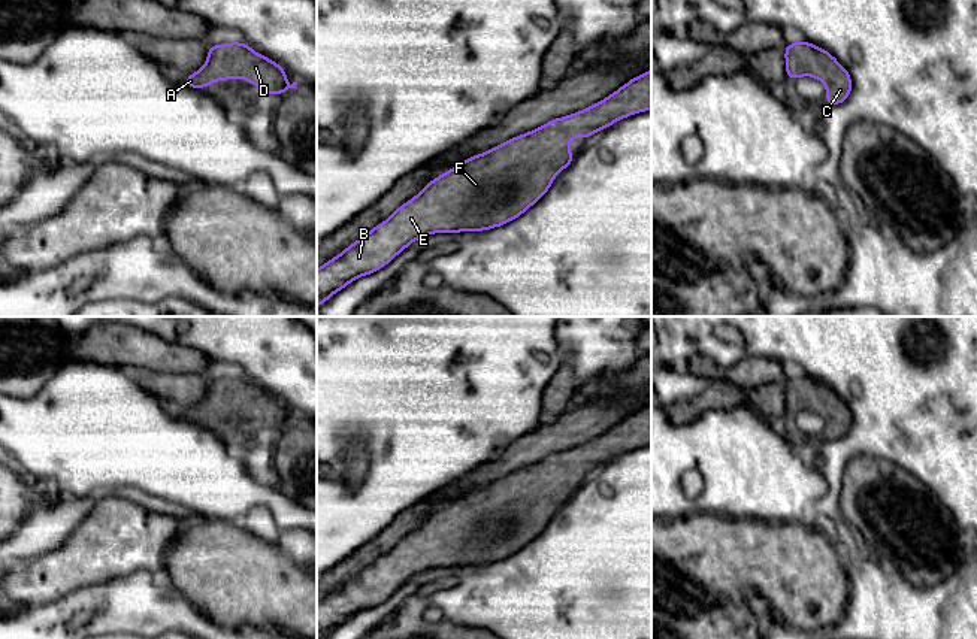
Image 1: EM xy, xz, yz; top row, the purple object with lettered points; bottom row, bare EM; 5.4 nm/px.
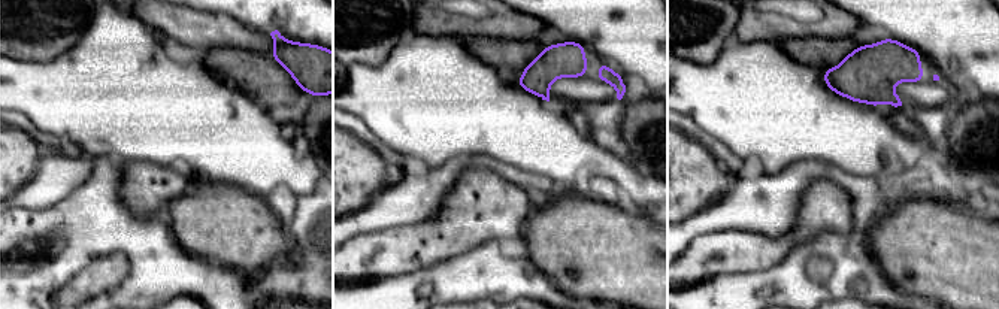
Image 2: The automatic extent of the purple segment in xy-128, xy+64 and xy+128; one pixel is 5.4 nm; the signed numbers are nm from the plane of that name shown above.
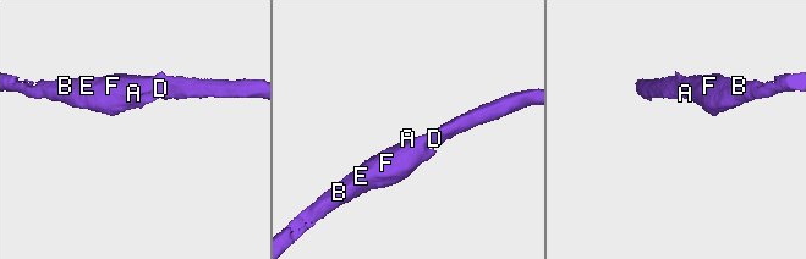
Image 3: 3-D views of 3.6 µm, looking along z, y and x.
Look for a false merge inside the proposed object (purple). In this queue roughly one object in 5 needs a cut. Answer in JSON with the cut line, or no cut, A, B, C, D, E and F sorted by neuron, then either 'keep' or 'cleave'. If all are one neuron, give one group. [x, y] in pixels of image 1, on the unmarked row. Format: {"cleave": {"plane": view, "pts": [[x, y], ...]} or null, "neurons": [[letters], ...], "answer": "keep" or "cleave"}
{"cleave": null, "neurons": [["A", "B", "C", "D", "E", "F"]], "answer": "keep"}

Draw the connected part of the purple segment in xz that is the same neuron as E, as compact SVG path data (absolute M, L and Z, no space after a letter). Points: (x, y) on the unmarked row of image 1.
M651 403L583 445L554 452L532 466L460 496L448 506L433 512L417 530L400 539L390 552L318 602L317 639L326 638L353 615L378 606L414 575L427 569L486 566L521 551L547 529L554 512L572 499L575 490L569 484L569 476L574 470L587 473L623 452L650 443Z

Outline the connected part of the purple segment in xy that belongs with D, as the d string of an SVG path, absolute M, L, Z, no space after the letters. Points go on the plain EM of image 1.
M241 375L208 379L206 397L197 406L188 409L182 418L200 426L215 415L230 415L233 412L257 420L263 430L282 430L297 420L297 417L291 420L287 417L287 406L282 400L255 387Z

